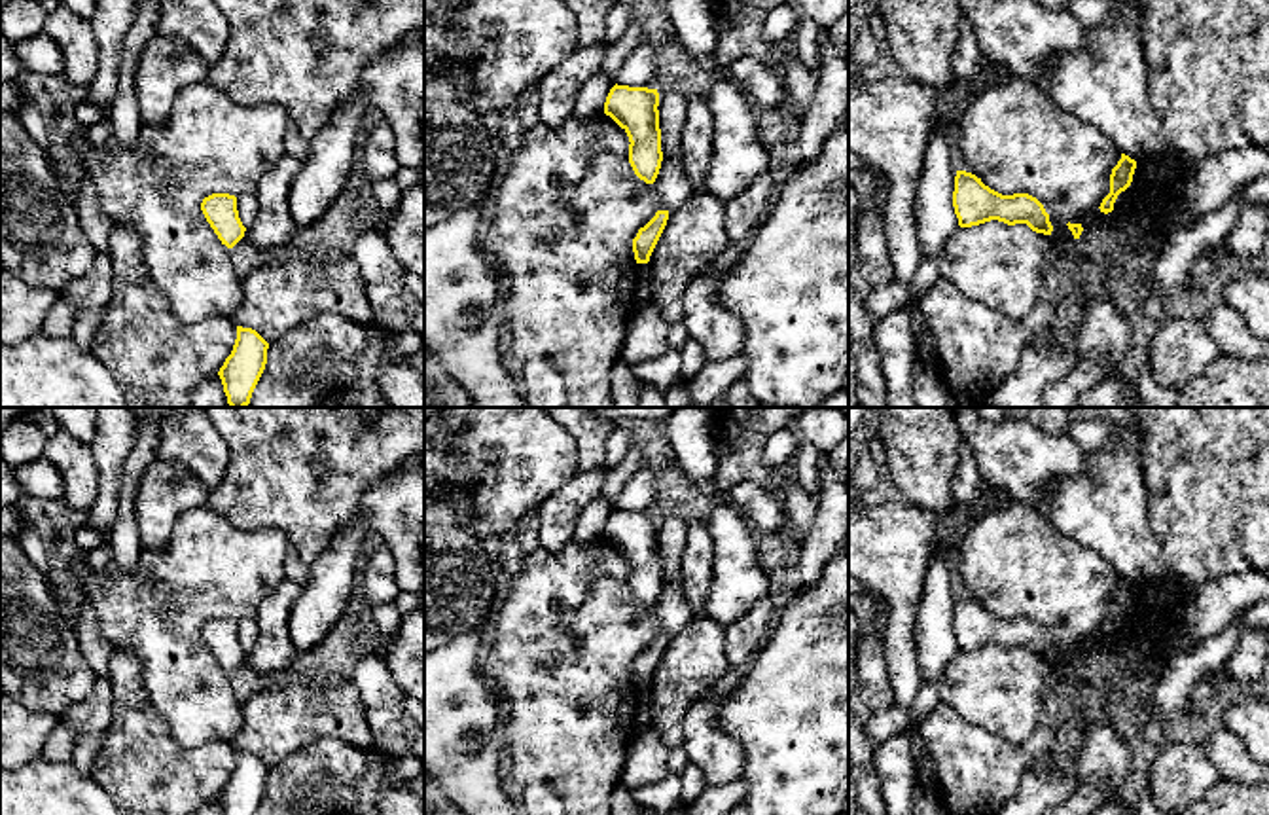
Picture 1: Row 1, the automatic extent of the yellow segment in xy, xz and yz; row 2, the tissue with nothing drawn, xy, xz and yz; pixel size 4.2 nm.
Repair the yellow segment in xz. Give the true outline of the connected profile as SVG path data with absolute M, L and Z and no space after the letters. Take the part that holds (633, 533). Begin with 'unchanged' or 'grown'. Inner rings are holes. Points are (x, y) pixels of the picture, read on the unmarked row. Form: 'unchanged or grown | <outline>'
unchanged | M617 508L604 527L604 538L627 557L629 588L646 608L655 607L663 586L657 531L657 514Z

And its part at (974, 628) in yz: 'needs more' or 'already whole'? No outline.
already whole

